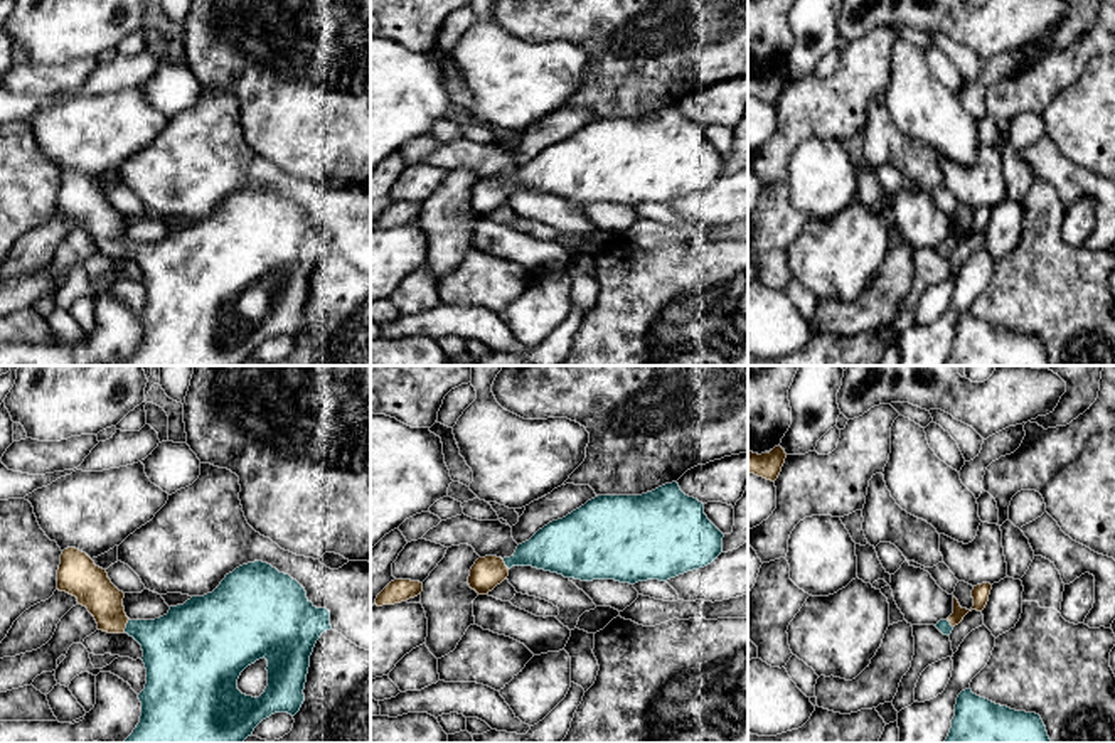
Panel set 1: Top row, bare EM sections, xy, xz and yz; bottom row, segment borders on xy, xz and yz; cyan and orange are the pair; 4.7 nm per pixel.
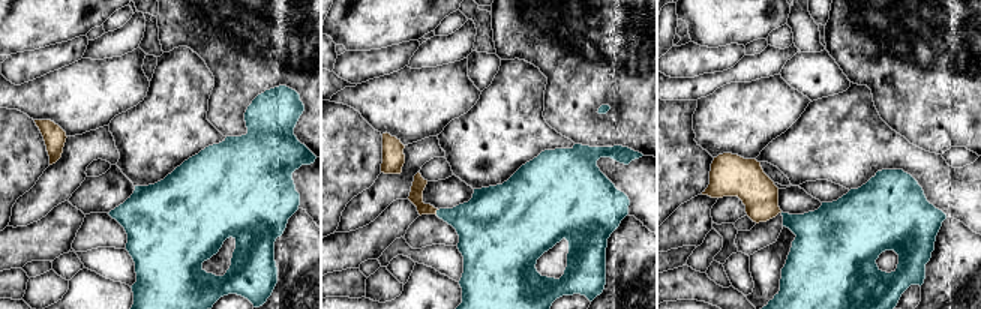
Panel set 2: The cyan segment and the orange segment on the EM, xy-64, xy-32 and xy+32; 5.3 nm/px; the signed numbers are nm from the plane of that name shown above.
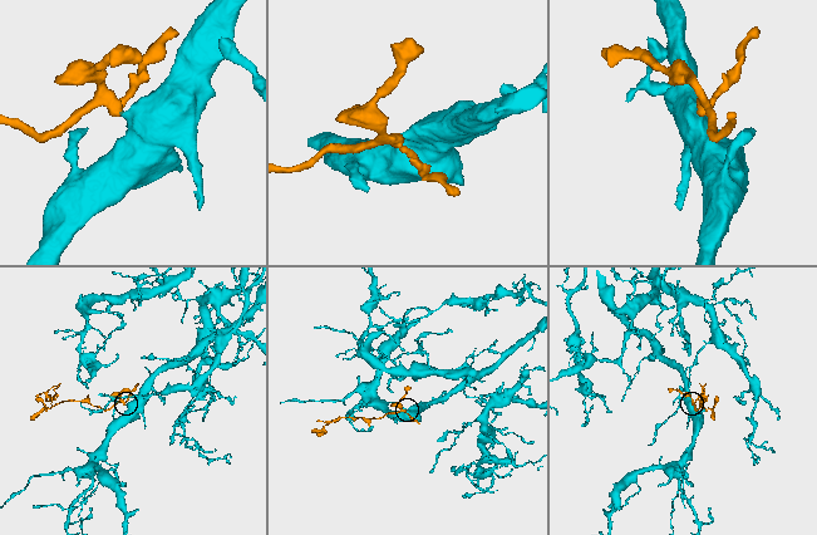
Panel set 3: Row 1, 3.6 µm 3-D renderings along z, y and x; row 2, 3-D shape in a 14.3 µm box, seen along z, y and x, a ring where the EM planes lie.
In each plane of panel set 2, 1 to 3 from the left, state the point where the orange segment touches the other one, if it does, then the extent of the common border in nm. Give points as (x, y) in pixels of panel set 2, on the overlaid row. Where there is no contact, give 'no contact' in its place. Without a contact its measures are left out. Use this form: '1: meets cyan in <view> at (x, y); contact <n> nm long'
1: no contact
2: meets cyan in xy-32 at (437, 212); contact 30 nm long
3: no contact

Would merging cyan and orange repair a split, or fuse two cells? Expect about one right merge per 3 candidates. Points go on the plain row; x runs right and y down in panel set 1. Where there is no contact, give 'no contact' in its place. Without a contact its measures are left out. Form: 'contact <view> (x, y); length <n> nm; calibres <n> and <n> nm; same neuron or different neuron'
contact xy (127, 248); length 80 nm; calibres 300 and 180 nm; same neuron

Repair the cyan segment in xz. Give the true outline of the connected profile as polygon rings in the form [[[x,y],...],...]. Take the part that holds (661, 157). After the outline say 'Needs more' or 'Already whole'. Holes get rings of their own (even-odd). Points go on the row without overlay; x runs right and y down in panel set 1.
[[[677,104],[642,118],[598,118],[563,142],[539,152],[510,180],[478,180],[468,207],[487,217],[509,199],[512,189],[532,189],[581,204],[667,204],[711,187],[723,175],[724,157],[704,136],[704,126],[686,118]]]. Needs more

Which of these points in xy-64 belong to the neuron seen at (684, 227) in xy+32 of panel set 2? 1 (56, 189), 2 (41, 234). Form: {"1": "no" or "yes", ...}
{"1": "yes", "2": "no"}

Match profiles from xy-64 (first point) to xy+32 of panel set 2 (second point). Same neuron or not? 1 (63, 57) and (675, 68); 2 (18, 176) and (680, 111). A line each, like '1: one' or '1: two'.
1: one
2: one

